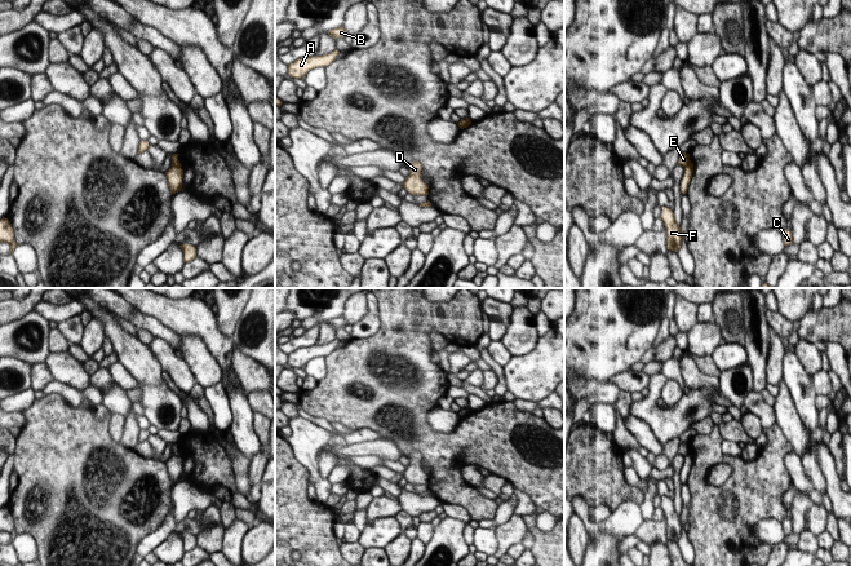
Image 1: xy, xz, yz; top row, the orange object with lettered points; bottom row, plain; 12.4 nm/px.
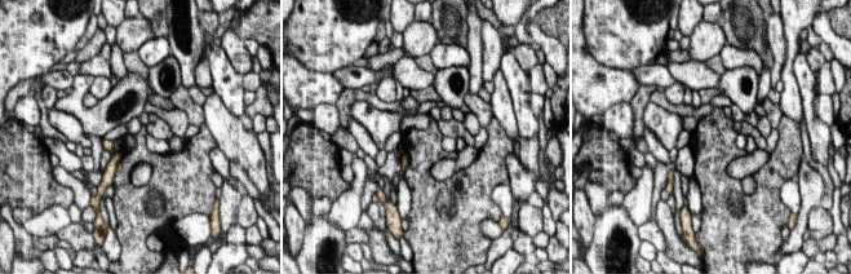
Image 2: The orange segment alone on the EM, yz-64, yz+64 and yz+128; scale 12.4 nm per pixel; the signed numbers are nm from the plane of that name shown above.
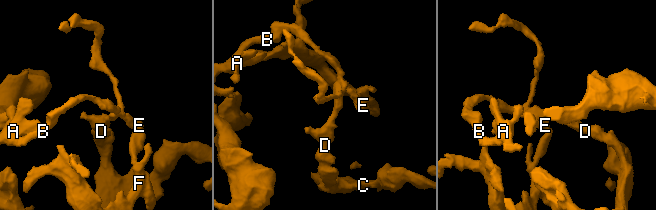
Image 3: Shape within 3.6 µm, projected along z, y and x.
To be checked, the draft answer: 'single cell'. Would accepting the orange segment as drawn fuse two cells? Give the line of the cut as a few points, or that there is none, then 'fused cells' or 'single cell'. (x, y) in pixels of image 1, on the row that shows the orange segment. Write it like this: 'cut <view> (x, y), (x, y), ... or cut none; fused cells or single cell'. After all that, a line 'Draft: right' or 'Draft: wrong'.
cut yz (692, 163), (685, 168); fused cells
Draft: wrong

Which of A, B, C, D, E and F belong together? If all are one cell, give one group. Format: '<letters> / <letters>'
A B E / C D F

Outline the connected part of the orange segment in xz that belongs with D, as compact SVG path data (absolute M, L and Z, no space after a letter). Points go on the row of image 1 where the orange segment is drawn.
M415 160L409 167L409 176L403 183L403 187L412 195L429 195L429 185L422 181L421 169L421 163Z

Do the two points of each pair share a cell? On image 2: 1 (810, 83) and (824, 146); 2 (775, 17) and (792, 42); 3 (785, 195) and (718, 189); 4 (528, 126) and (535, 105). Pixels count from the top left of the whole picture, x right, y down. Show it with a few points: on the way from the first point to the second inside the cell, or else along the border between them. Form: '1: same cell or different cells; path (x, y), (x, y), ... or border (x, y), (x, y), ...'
1: same cell; path (809, 98), (810, 116), (818, 131)
2: different cells; border (780, 13), (785, 57)
3: different cells; border (796, 173), (780, 190), (780, 200), (790, 212)
4: different cells; border (531, 94), (530, 109), (539, 120)

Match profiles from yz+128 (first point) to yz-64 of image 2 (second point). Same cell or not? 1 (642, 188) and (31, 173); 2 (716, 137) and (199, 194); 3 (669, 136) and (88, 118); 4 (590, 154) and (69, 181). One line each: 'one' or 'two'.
1: two
2: one
3: one
4: two

